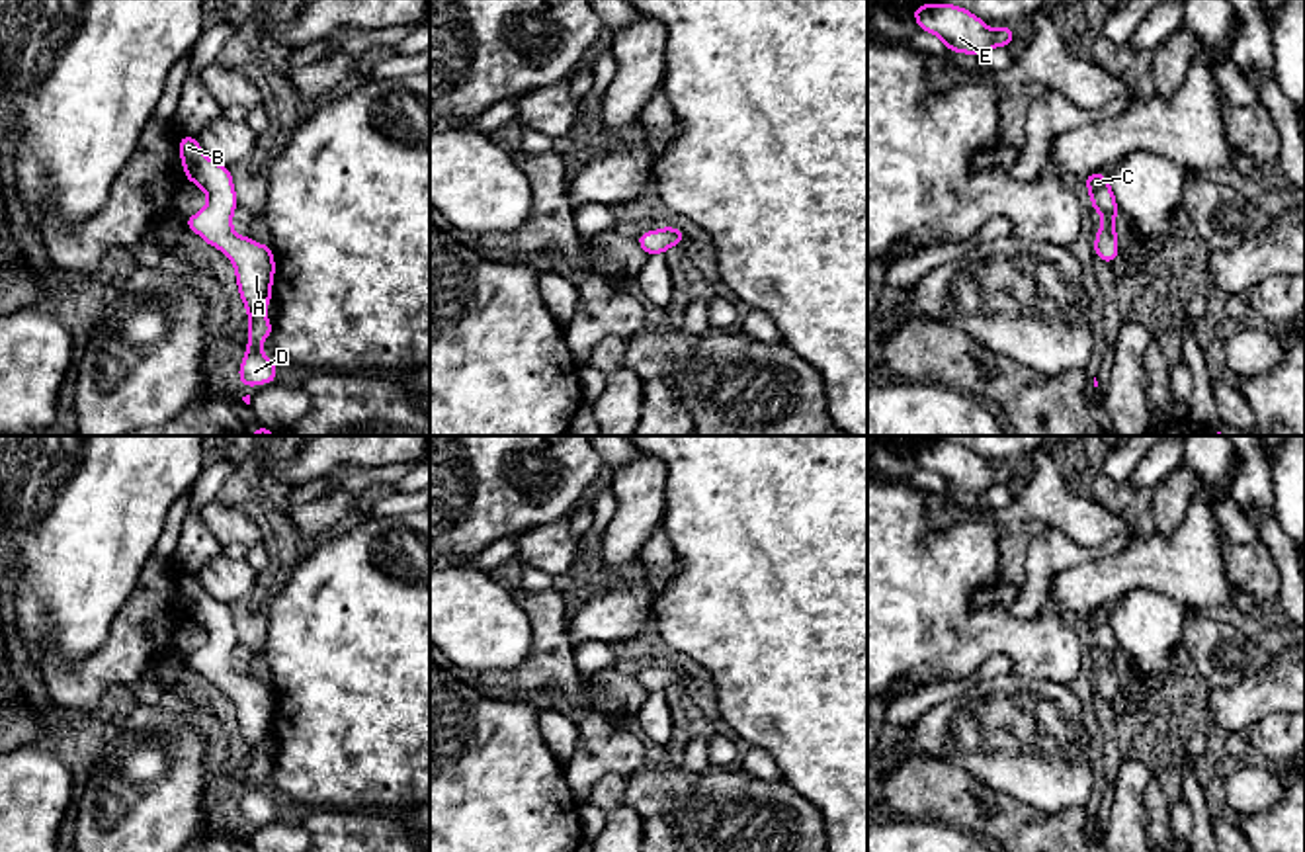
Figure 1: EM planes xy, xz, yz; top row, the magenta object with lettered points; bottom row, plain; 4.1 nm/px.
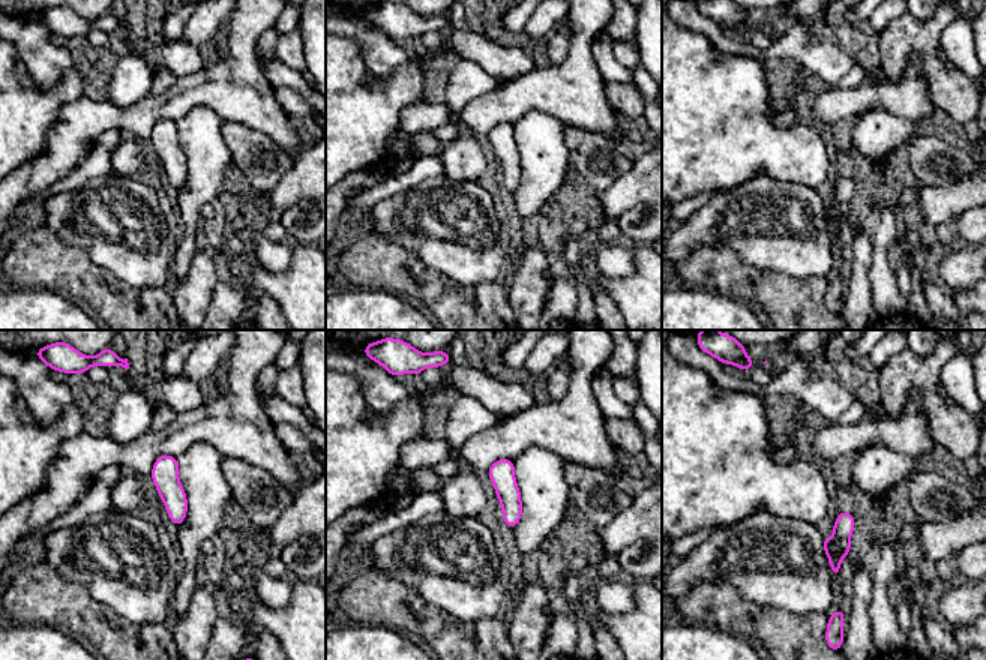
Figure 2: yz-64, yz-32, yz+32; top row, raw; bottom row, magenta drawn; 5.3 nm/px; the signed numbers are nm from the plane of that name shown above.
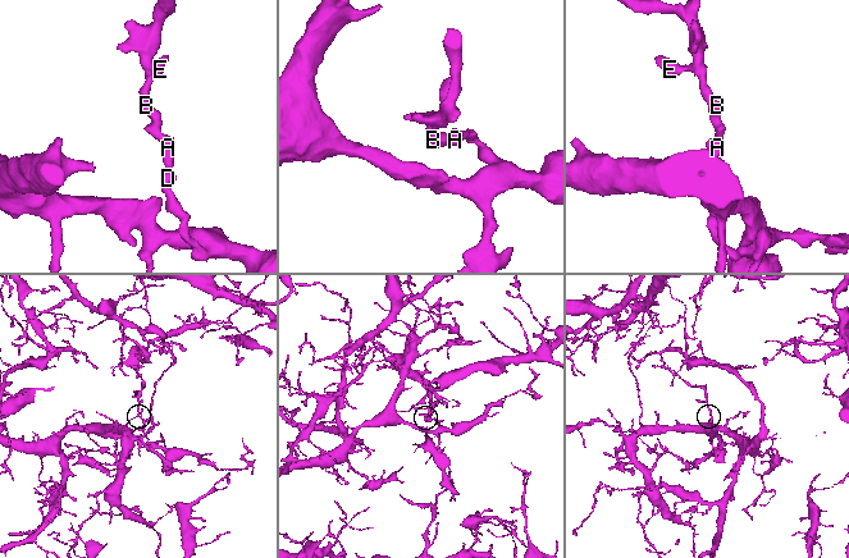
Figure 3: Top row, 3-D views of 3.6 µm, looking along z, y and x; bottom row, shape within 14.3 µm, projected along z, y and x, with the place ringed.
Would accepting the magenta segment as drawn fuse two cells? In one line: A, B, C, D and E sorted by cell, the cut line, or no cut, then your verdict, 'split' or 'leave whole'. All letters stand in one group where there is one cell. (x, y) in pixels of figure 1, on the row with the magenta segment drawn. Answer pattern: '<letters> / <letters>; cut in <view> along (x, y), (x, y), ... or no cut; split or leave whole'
A B C D E; no cut; leave whole

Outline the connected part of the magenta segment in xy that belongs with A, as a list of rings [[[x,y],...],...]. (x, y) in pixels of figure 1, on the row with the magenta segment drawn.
[[[180,137],[180,158],[186,178],[207,193],[207,205],[184,221],[207,244],[225,252],[234,266],[238,295],[248,313],[248,344],[238,367],[240,385],[275,383],[277,369],[260,344],[272,336],[266,305],[272,303],[275,274],[274,250],[250,236],[232,231],[232,213],[238,207],[229,166],[211,160],[195,137]]]

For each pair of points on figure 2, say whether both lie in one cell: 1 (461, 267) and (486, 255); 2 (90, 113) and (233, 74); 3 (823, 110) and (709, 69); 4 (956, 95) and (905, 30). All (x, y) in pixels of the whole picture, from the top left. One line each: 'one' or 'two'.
1: one
2: one
3: two
4: one

